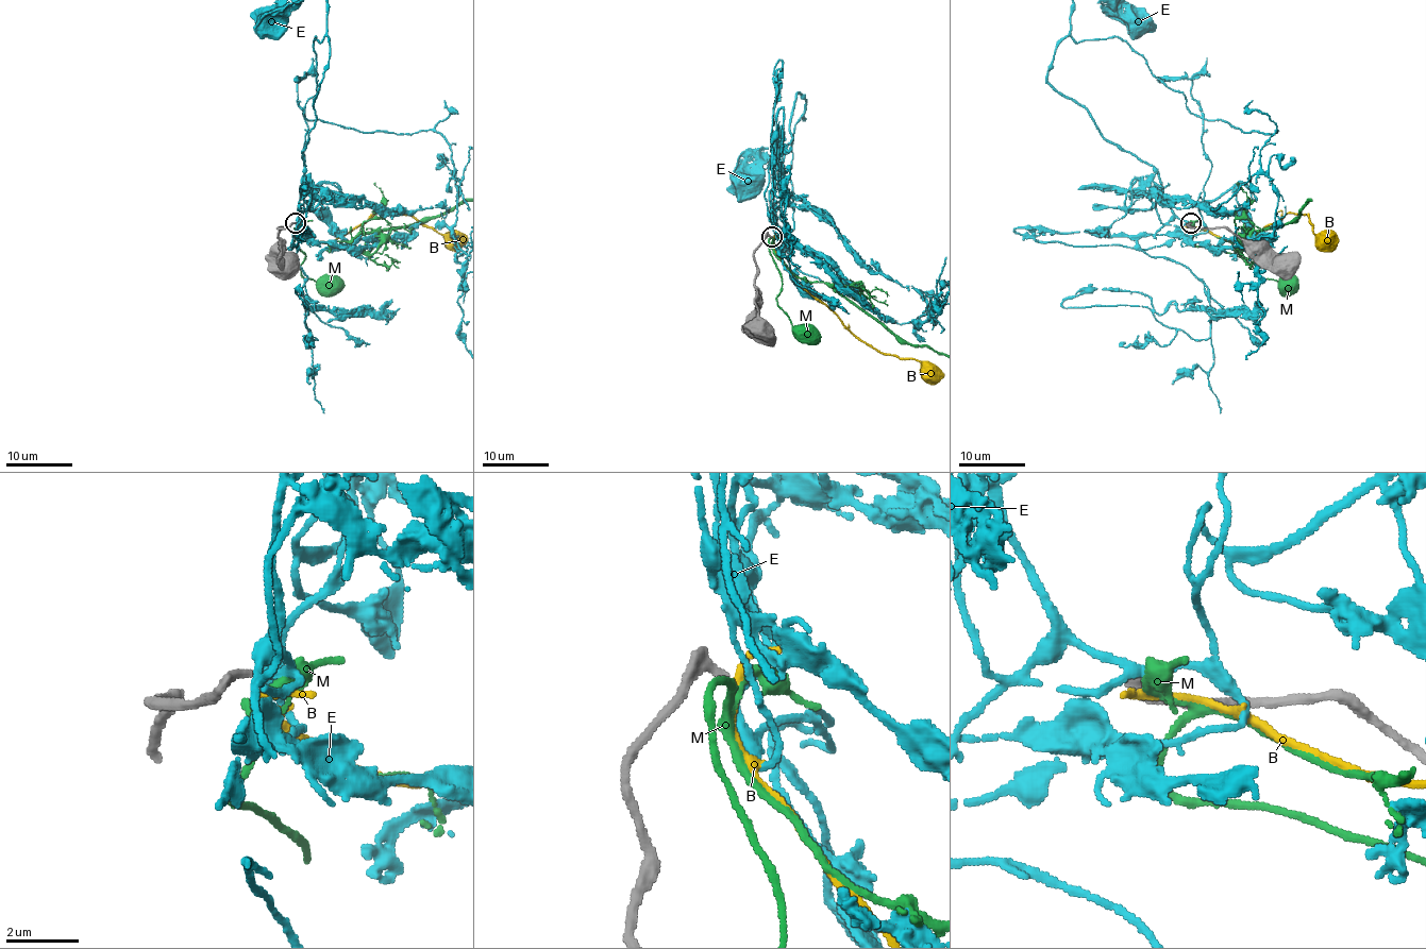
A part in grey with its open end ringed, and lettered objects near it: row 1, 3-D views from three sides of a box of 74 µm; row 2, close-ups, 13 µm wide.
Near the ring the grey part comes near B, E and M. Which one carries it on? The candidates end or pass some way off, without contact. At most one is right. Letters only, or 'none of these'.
none of these

